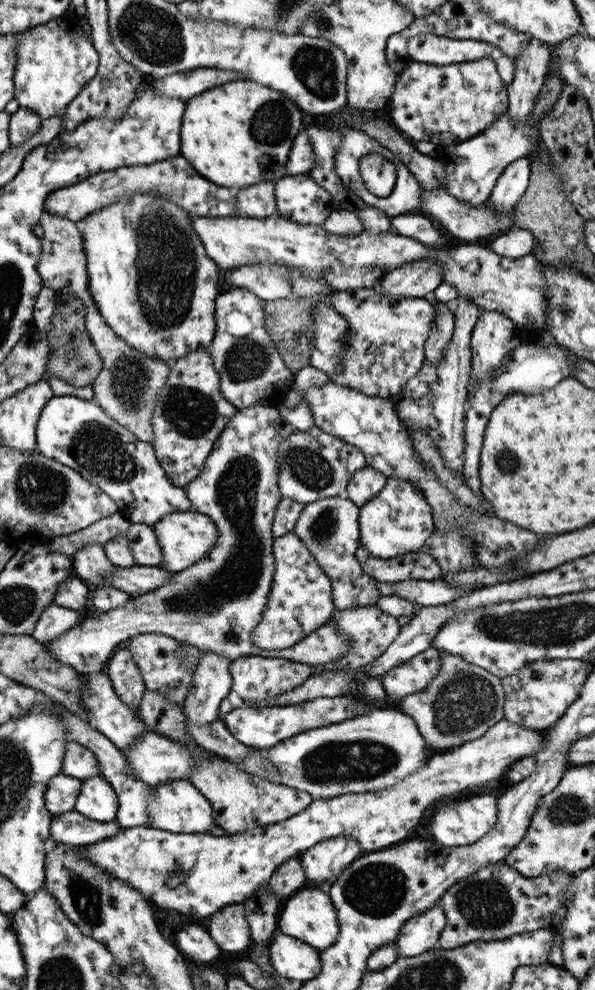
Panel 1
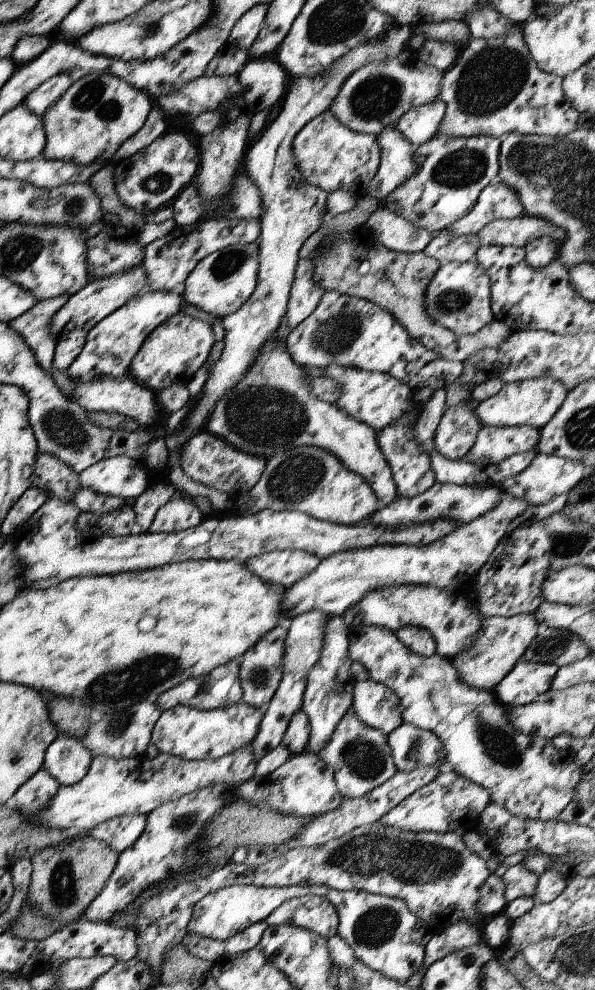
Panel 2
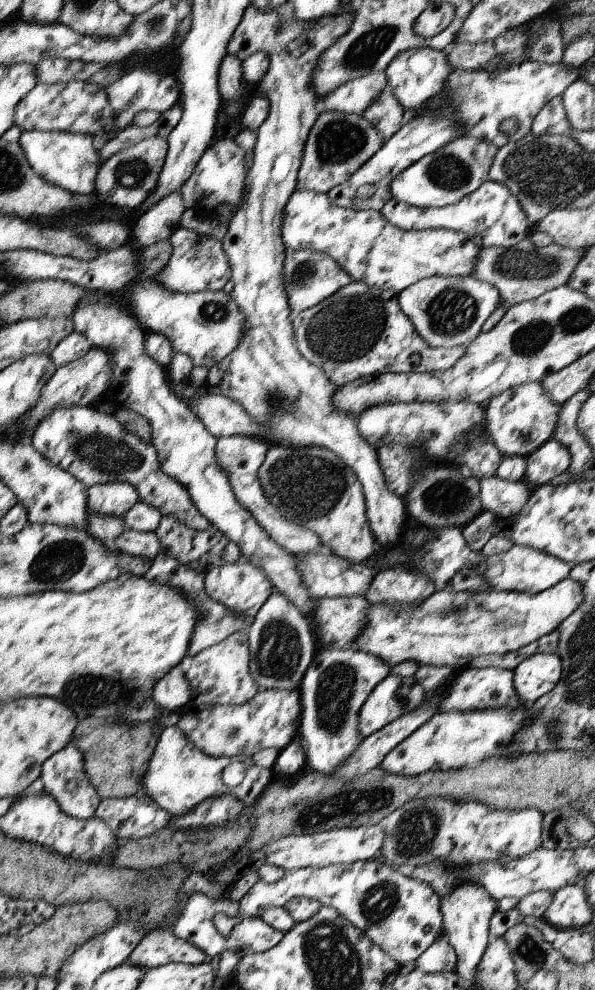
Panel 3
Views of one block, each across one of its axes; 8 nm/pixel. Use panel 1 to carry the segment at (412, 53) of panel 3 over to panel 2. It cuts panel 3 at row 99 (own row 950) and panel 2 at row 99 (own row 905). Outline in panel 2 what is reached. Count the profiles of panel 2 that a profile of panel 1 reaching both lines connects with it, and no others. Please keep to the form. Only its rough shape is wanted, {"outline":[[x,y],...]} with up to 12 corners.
{"outline":[[439,98],[405,112],[396,130],[413,150],[438,132]]}

